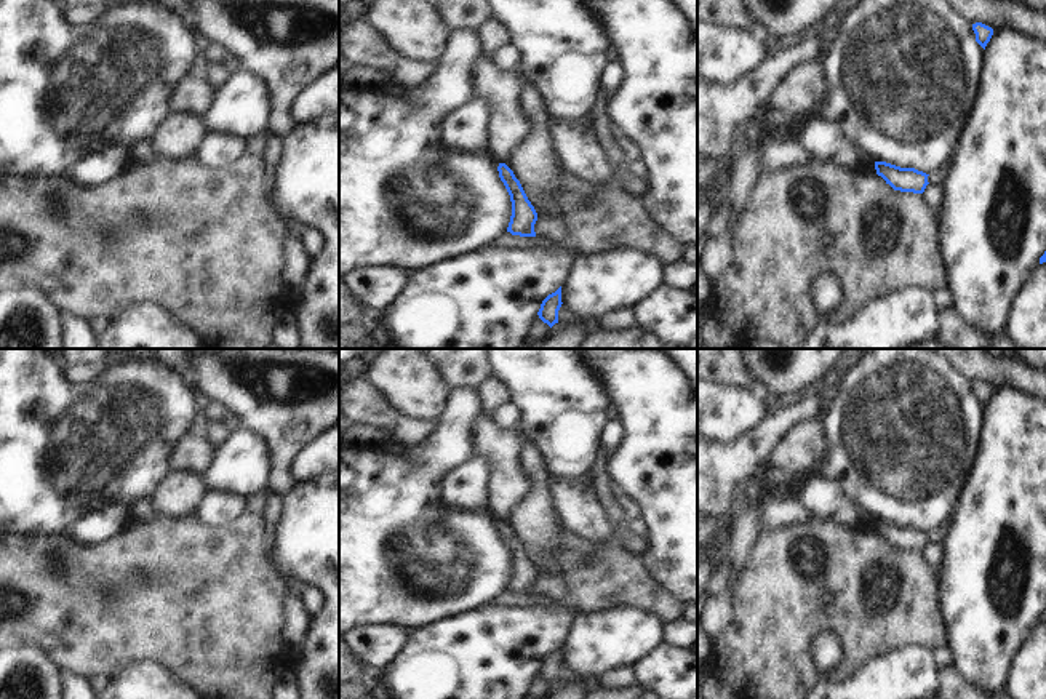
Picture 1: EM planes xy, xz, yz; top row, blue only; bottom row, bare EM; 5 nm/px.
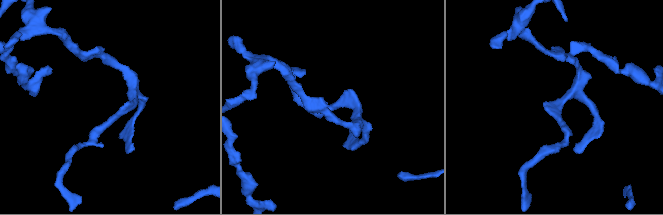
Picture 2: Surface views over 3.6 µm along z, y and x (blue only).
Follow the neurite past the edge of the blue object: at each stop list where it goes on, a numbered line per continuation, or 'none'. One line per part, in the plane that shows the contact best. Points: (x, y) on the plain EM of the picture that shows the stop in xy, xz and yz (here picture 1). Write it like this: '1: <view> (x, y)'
none

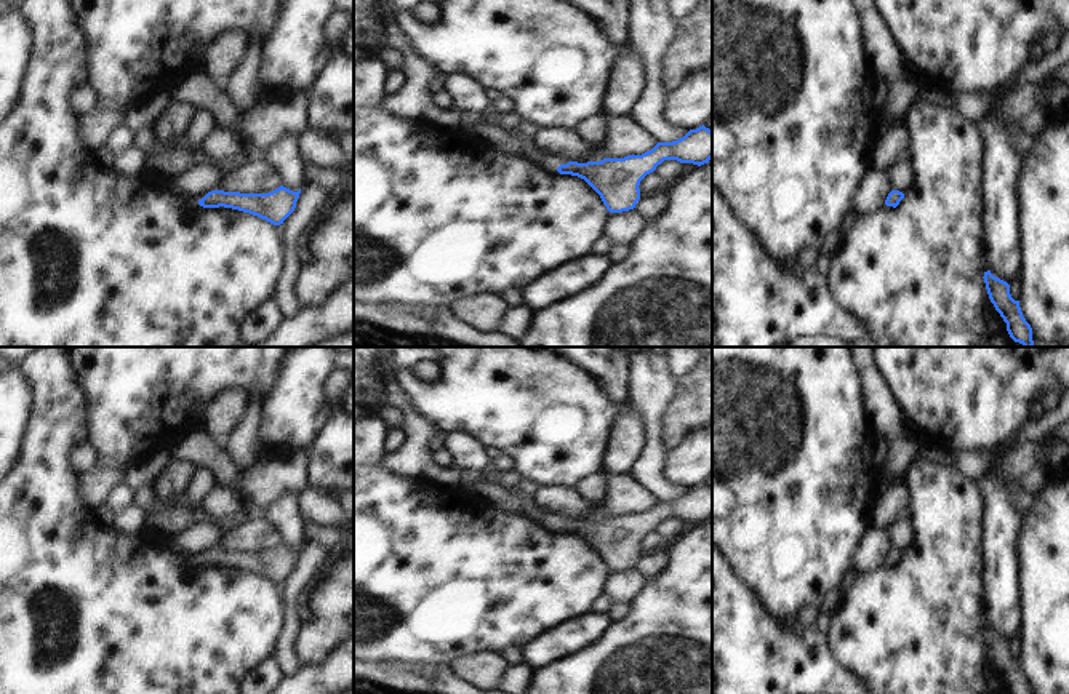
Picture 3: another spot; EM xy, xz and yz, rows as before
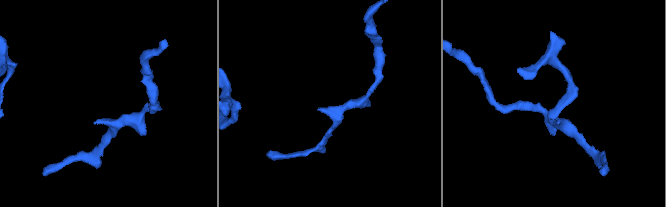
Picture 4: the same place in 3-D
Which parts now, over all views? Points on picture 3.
1: xz (549, 522)

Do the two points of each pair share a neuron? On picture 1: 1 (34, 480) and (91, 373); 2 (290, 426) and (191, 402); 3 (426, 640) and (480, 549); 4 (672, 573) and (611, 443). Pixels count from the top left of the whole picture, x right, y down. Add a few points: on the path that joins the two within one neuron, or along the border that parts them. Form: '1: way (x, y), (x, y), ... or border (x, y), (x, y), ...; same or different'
1: border (106, 365), (83, 383), (71, 383), (61, 373); different
2: border (189, 381), (202, 400); different
3: border (472, 608), (413, 631); different
4: border (618, 418), (622, 427), (622, 439), (608, 458); different

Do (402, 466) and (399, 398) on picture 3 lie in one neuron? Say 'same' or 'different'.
same

